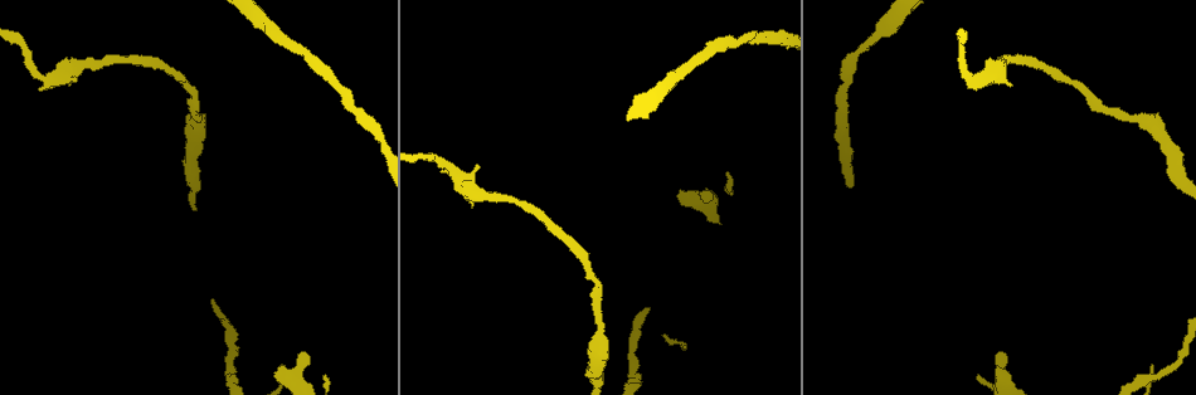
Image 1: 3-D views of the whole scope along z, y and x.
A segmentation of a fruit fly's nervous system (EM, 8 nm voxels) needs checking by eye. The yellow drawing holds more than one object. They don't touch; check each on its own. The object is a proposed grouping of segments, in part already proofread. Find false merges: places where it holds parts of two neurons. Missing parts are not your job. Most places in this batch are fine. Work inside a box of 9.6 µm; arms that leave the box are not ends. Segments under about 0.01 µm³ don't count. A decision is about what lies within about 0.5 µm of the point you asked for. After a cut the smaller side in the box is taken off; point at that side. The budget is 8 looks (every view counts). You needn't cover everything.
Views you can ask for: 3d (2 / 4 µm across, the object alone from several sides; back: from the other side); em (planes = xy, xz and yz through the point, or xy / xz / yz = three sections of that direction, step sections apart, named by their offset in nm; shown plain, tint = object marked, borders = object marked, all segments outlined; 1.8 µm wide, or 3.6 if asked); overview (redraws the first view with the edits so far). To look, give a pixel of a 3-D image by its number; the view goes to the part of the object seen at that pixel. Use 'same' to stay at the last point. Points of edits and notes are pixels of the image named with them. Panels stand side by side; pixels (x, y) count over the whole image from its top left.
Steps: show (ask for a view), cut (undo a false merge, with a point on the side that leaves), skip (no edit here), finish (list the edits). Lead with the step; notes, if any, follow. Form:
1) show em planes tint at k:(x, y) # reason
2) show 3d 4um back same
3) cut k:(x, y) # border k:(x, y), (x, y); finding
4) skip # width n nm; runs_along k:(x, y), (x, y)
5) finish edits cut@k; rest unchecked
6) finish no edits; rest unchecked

show em xy step 16 tint at 1:(191, 182) # calibre changes

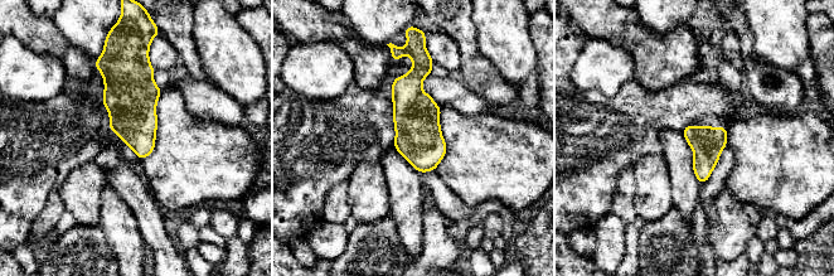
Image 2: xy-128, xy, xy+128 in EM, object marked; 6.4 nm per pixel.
show em planes borders same

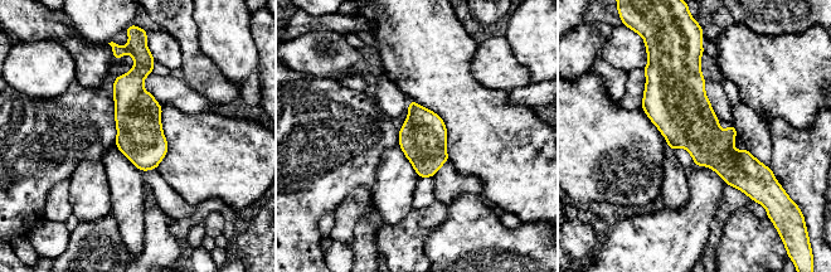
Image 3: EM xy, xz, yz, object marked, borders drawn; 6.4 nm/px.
skip # width 300 nm; continuous, no second neuron

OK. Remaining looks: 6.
show 3d 4um at 1:(1125, 116) # calibre changes

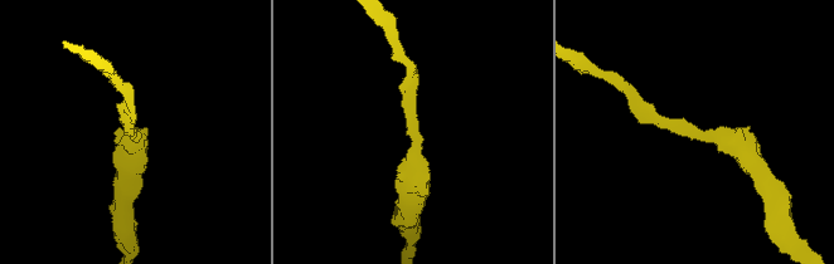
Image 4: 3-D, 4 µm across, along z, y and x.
show em yz step 4 tint at 4:(694, 133) # need the tissue

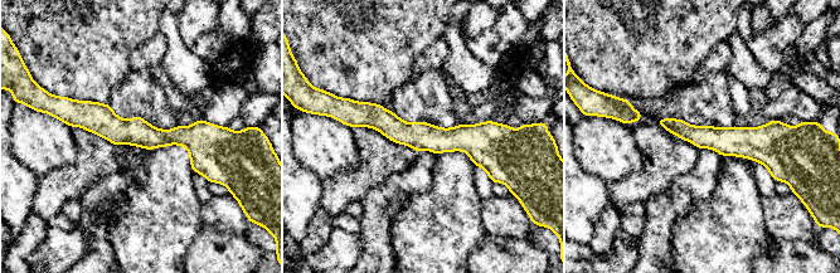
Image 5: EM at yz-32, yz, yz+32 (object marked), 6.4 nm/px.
show em planes tint same # cut it another way

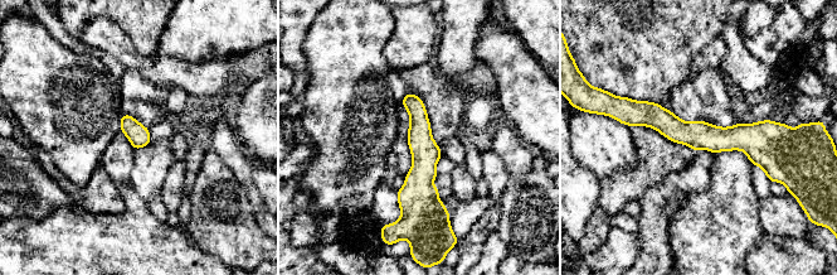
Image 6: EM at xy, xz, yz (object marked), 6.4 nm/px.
skip # width 140 nm; runs_along 6:(627, 121), (777, 129); continuous, no second neuron

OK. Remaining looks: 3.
show em planes tint at 1:(450, 169) # sudden change in width

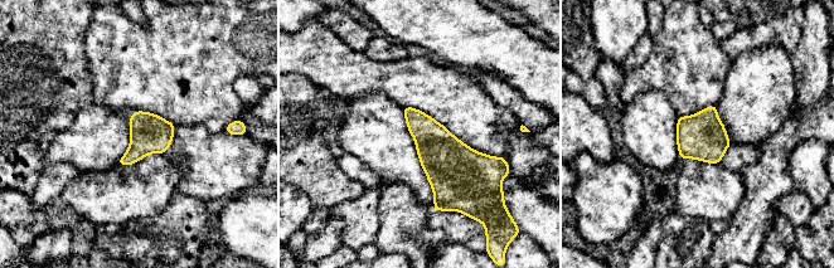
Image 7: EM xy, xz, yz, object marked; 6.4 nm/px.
skip # continuous, no second neuron

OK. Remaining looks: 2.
finish no edits; rest unchecked

